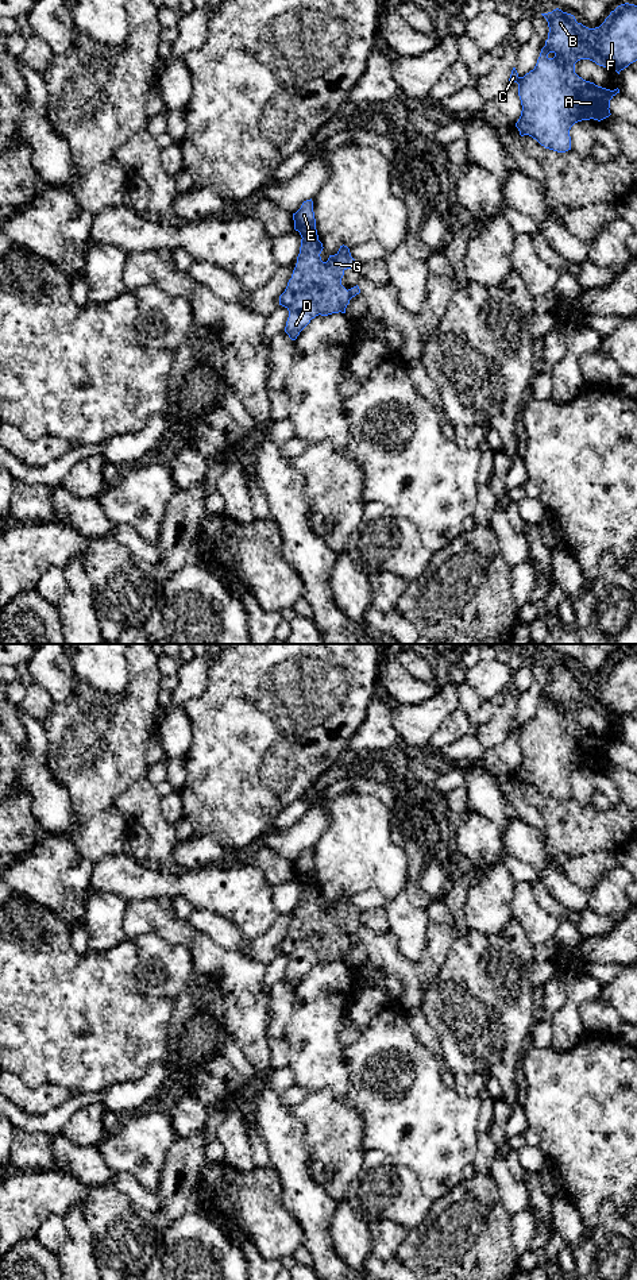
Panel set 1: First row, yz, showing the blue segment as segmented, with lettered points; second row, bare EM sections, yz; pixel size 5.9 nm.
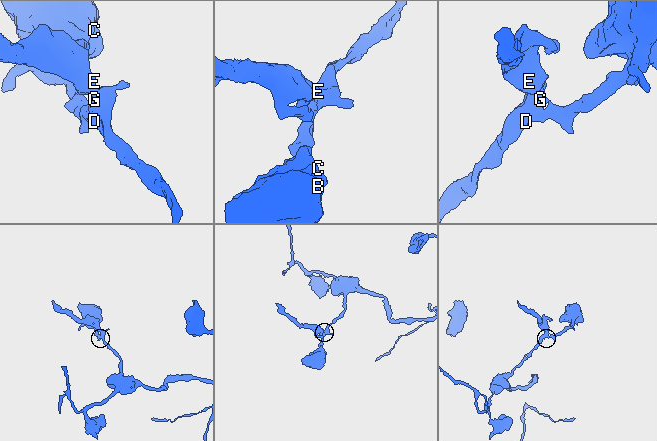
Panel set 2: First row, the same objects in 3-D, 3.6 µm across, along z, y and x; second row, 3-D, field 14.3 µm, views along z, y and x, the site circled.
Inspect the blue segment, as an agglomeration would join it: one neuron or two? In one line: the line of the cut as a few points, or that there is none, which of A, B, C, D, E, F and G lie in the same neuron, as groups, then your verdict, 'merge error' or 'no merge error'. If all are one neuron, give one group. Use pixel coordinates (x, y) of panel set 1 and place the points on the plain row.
cut in yz along (302, 885), (313, 885), (317, 889); A B C D F G / E; merge error

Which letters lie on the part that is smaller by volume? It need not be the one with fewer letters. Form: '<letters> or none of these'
E

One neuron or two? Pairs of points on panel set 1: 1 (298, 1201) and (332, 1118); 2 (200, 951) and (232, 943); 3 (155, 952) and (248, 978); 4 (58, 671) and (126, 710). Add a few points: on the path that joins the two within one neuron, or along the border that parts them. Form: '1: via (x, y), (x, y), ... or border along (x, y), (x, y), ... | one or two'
1: border along (307, 1141), (309, 1175), (329, 1196) | two
2: border along (195, 926), (219, 945), (238, 951), (244, 956) | two
3: border along (169, 943), (180, 943), (189, 952), (195, 971) | two
4: border along (77, 675), (74, 697), (53, 702) | two

